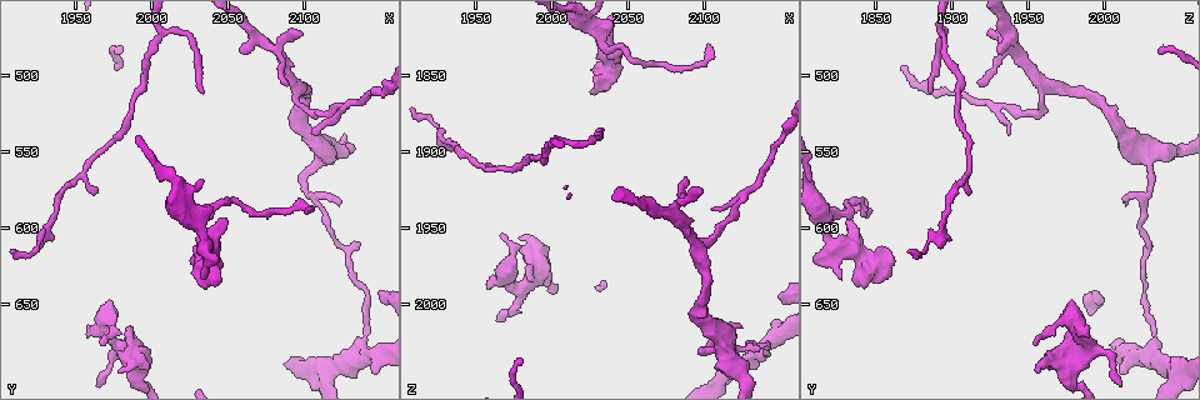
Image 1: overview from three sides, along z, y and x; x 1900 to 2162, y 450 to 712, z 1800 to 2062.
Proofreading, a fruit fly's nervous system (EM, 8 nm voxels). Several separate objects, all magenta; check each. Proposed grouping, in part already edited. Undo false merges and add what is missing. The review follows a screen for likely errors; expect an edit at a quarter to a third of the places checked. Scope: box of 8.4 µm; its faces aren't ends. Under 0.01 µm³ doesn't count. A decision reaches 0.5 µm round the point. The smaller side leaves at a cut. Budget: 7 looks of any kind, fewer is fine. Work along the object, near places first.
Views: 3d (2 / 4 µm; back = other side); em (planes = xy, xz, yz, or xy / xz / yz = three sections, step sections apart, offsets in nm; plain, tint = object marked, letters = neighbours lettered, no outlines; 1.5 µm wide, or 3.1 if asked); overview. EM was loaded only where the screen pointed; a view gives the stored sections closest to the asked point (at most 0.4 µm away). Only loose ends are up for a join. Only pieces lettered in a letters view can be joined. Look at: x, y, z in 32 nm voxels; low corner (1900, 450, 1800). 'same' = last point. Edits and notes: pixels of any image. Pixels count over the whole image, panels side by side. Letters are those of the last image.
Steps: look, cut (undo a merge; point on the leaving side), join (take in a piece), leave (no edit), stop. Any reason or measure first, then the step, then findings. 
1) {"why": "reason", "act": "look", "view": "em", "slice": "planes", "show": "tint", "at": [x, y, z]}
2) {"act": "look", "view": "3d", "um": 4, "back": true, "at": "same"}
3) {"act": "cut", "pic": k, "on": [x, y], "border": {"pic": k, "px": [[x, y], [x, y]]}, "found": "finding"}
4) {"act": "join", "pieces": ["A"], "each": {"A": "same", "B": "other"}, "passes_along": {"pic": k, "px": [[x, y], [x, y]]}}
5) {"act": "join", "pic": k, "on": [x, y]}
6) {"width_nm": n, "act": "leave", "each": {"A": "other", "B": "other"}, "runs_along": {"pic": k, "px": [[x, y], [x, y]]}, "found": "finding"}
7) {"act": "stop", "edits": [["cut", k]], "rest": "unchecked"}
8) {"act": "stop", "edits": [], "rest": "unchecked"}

{"why": "branch stops here", "act": "look", "view": "3d", "um": 2, "back": true, "at": [2034, 634, 1828]}

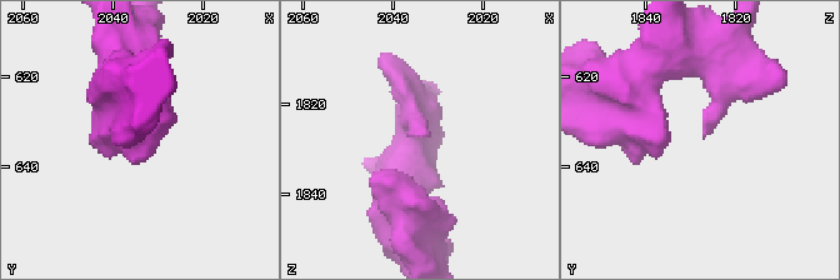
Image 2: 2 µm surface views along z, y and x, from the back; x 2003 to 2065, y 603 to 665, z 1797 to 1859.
{"act": "look", "view": "em", "slice": "planes", "show": "letters", "at": [2035, 634, 1828]}

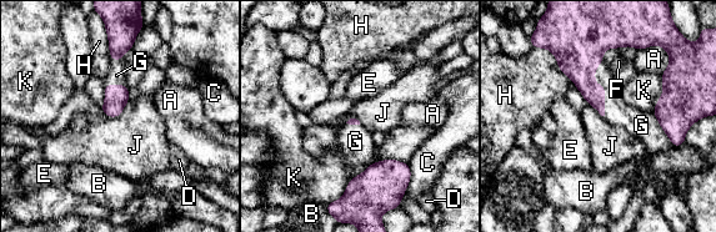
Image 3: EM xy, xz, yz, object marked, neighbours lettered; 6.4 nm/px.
{"act": "join", "pieces": ["G"], "each": {"A": "other", "B": "other", "C": "other", "D": "other", "E": "other", "F": "other", "G": "same", "H": "other", "J": "other", "K": "other"}, "found": "it goes on there"}

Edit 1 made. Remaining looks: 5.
{"act": "look", "view": "overview"}

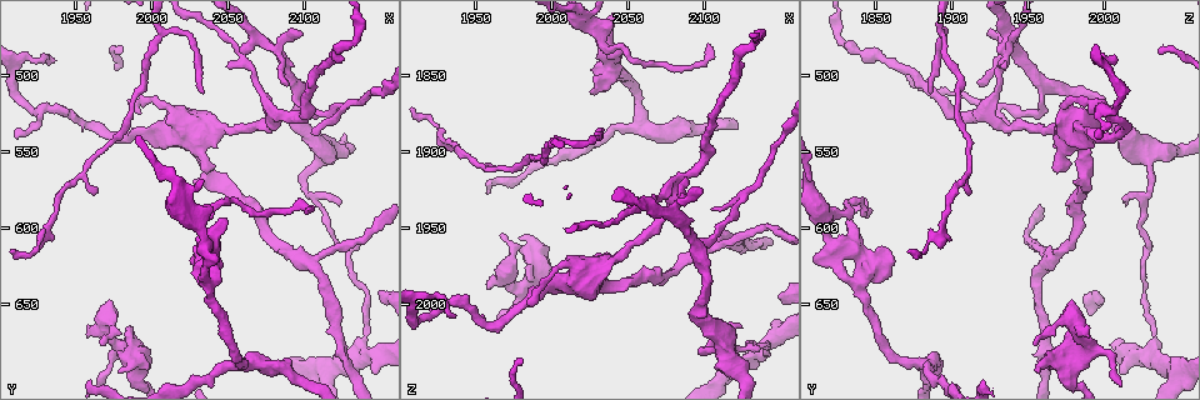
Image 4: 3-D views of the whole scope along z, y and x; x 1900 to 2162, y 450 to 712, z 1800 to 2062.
{"why": "free end", "act": "look", "view": "3d", "um": 2, "at": [1958, 672, 1990]}

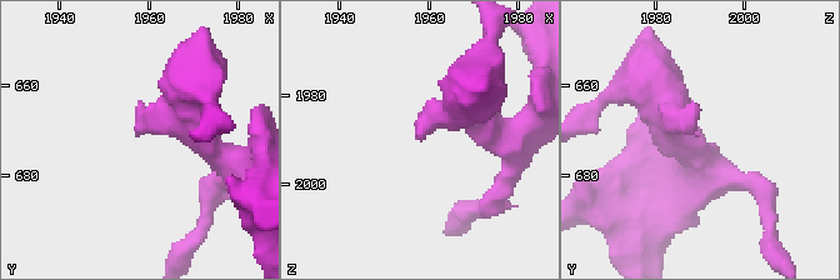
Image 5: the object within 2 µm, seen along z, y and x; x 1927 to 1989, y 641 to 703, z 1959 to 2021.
{"arm_widths_nm": [260, 300], "why": "now the EM", "act": "look", "view": "em", "slice": "xz", "step": 4, "show": "tint", "at": [1957, 672, 1989]}

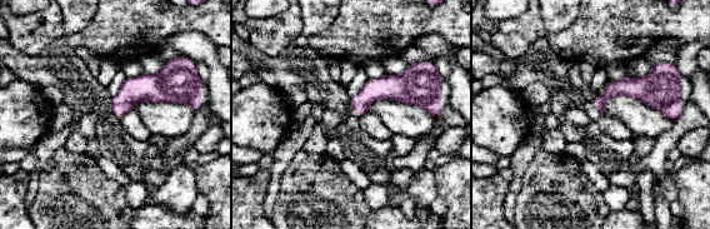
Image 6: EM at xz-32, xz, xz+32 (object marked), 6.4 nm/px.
{"why": "cut it another way", "act": "look", "view": "em", "slice": "planes", "show": "letters", "at": "same"}

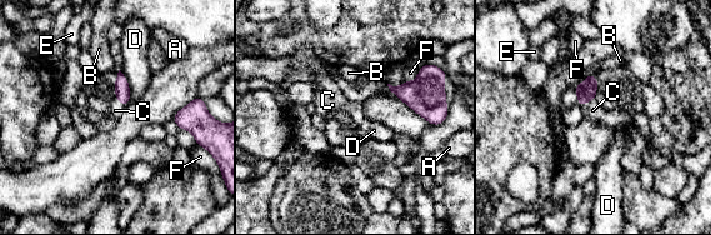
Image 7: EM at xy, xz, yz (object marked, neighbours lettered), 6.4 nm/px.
{"act": "join", "pieces": ["C"], "each": {"A": "other", "B": "other", "C": "same", "D": "other", "E": "other", "F": "other"}, "passes_along": {"pic": 7, "px": [[586, 90], [587, 100], [592, 110]]}, "found": "it goes on there"}

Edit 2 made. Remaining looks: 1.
{"act": "stop", "edits": [["join", 3], ["join", 7]], "rest": "unchecked"}

